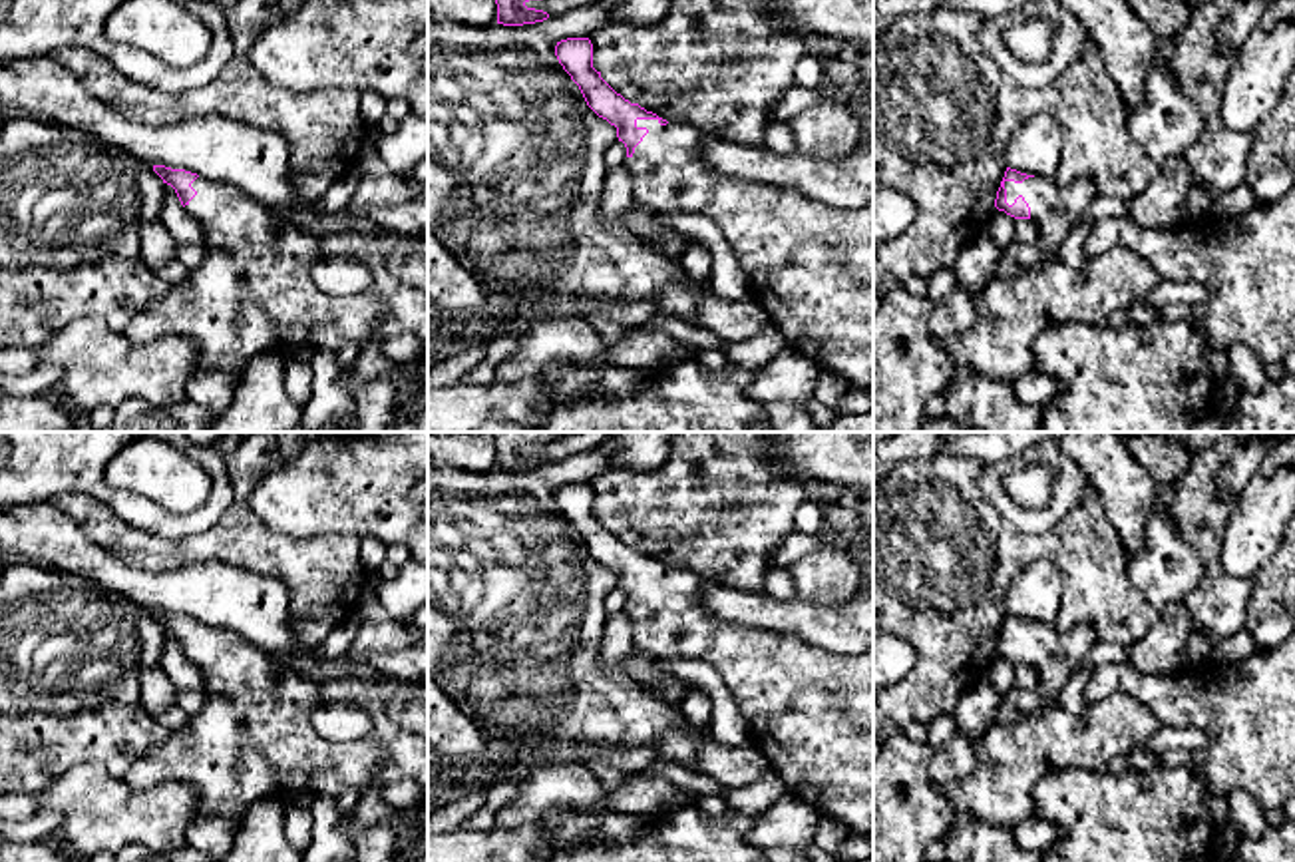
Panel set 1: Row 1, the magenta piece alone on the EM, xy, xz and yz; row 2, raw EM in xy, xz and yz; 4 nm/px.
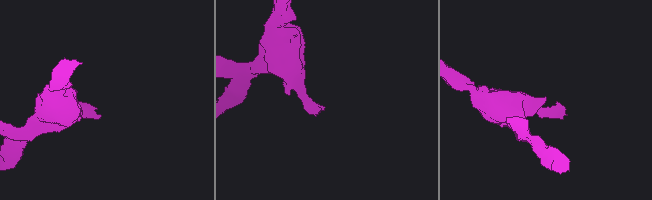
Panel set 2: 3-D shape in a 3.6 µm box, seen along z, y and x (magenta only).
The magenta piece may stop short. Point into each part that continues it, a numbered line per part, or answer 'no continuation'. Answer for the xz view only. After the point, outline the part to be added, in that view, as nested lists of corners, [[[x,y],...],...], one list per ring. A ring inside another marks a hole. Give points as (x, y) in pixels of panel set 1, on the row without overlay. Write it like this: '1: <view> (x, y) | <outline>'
1: xz (810, 711) | [[[637,565],[648,579],[627,603],[637,649],[662,663],[666,659],[706,661],[724,681],[752,731],[750,747],[758,749],[786,782],[788,792],[816,814],[830,814],[851,832],[873,832],[873,649],[859,655],[832,653],[800,637],[772,629],[734,625],[708,613],[702,603],[702,577],[686,569]]]

